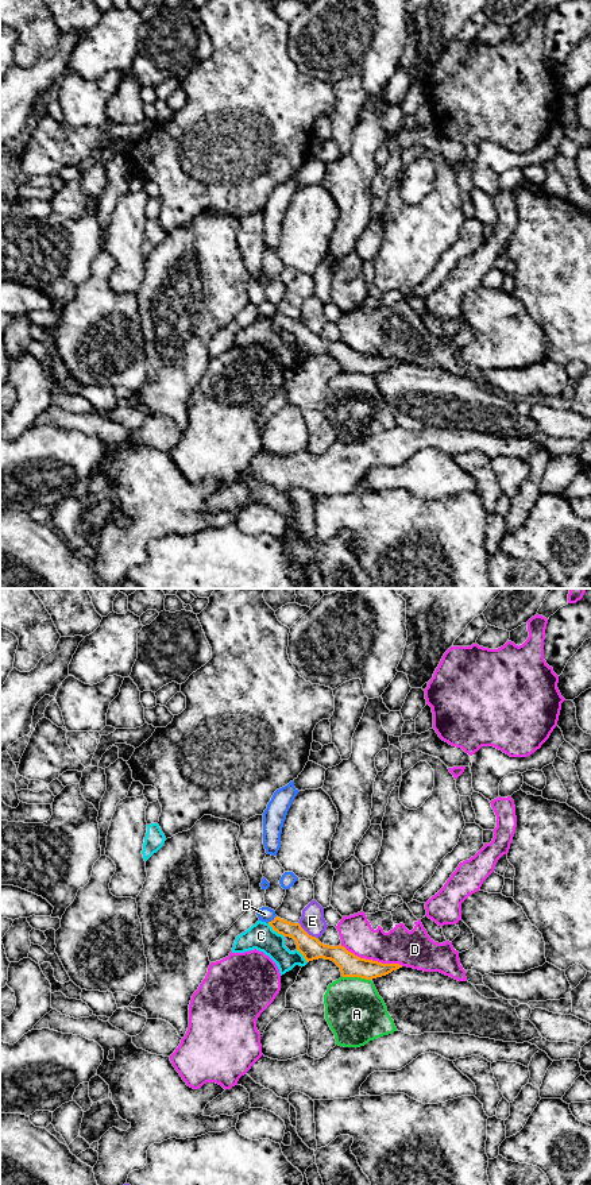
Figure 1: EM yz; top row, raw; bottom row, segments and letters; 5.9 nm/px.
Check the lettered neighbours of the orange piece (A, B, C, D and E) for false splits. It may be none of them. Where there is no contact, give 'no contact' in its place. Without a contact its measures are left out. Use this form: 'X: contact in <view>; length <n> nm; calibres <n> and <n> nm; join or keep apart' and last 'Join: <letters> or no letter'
A: contact in yz; length 180 nm; calibres 140 and 360 nm; keep apart
B: contact in yz; length 70 nm; calibres 120 and 90 nm; keep apart
C: contact in yz; length 130 nm; calibres 140 and 160 nm; keep apart
D: contact in yz; length 400 nm; calibres 140 and 220 nm; keep apart
E: contact in yz; length 150 nm; calibres 140 and 140 nm; keep apart
Join: no letter

